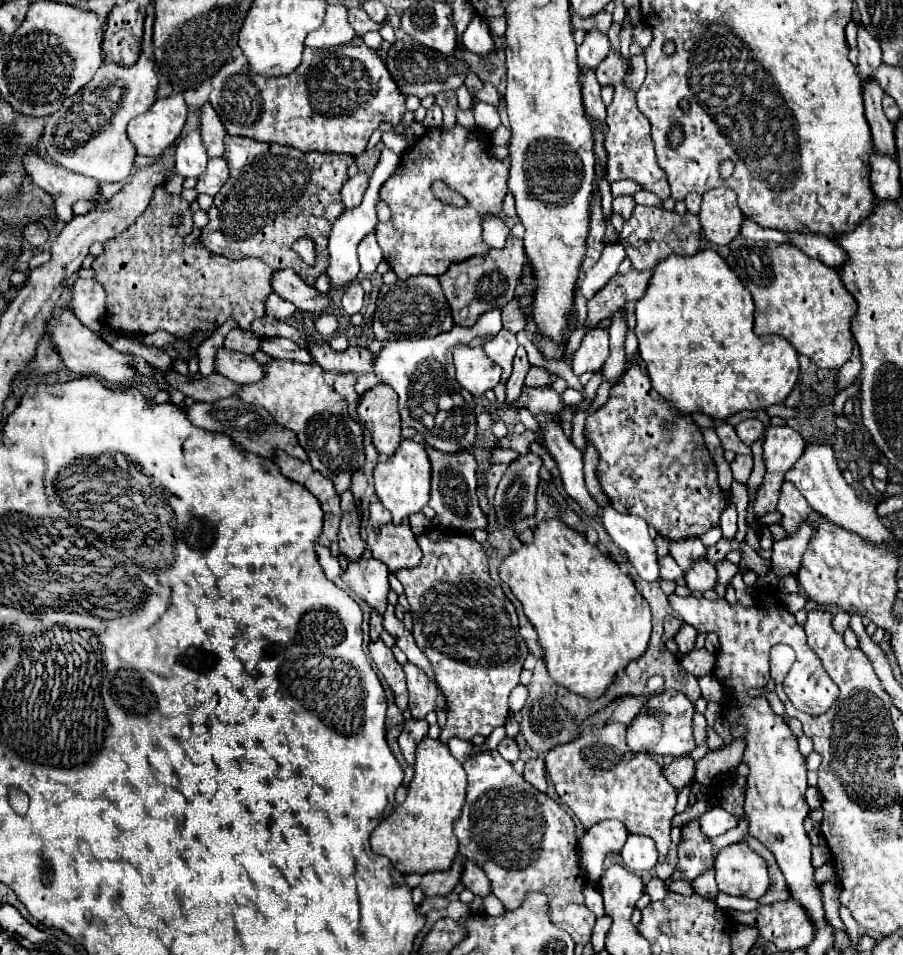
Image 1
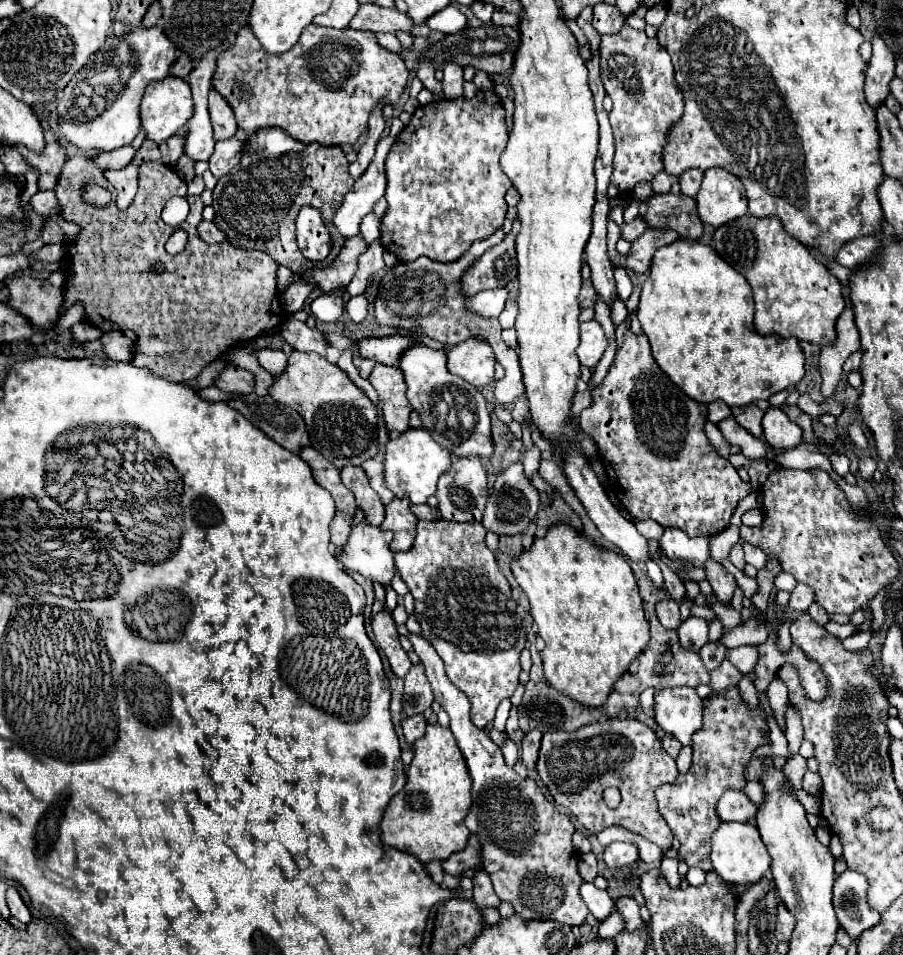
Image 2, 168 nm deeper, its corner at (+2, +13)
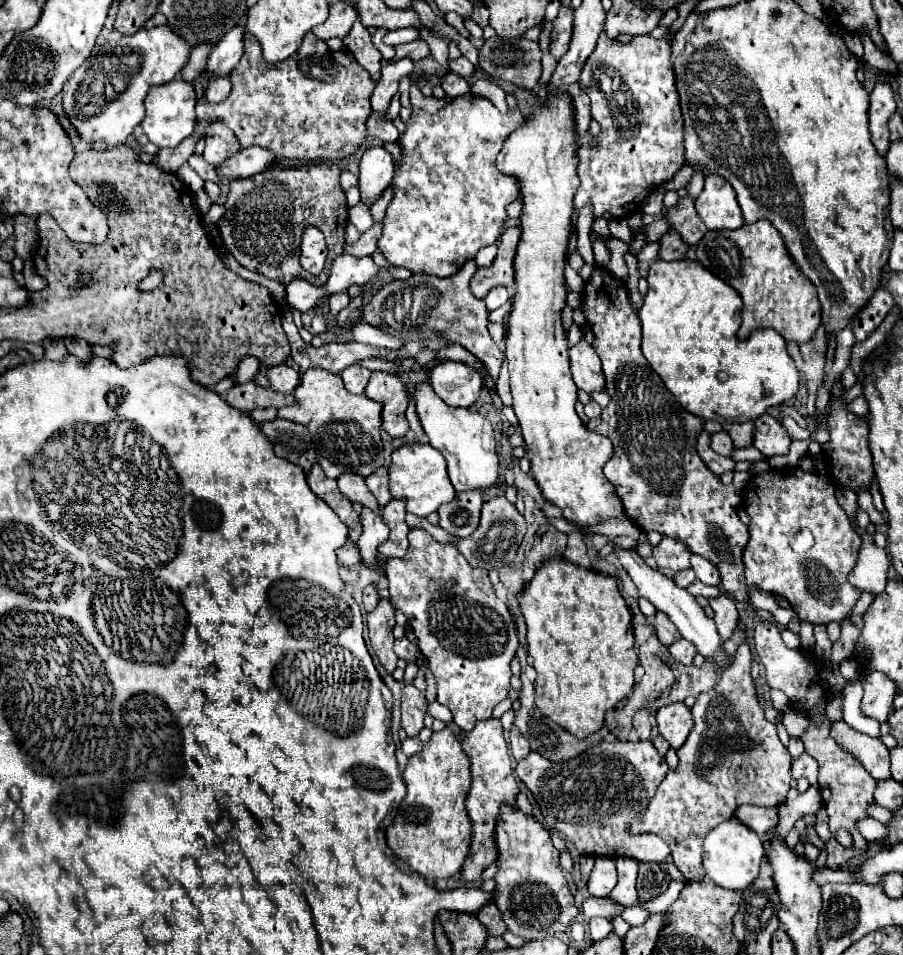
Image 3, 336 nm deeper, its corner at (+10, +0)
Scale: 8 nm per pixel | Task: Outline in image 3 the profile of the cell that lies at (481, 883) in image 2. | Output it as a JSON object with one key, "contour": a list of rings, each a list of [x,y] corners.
{"contour":[[[484,904],[480,912],[476,912],[476,918],[488,928],[488,934],[502,936],[506,932],[506,924],[502,922],[502,916],[494,904]]]}

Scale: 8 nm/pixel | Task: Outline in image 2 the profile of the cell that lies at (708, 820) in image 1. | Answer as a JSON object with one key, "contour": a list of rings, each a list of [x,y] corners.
{"contour":[[[728,791],[718,801],[720,821],[750,821],[758,813],[758,805],[748,799],[744,791]]]}

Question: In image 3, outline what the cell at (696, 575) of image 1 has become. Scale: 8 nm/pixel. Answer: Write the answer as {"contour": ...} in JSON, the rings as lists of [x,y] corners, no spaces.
{"contour":[[[720,594],[716,598],[710,598],[708,602],[714,610],[714,624],[718,628],[718,634],[722,638],[728,638],[738,624],[738,610],[734,606],[734,600],[728,598],[728,594]]]}

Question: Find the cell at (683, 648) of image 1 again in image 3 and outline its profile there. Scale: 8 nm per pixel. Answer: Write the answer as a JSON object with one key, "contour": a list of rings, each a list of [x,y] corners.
{"contour":[[[680,638],[678,642],[674,642],[674,644],[670,646],[670,654],[672,654],[678,662],[682,662],[682,664],[692,664],[692,660],[694,660],[694,656],[696,656],[696,646],[692,646],[692,642]]]}

